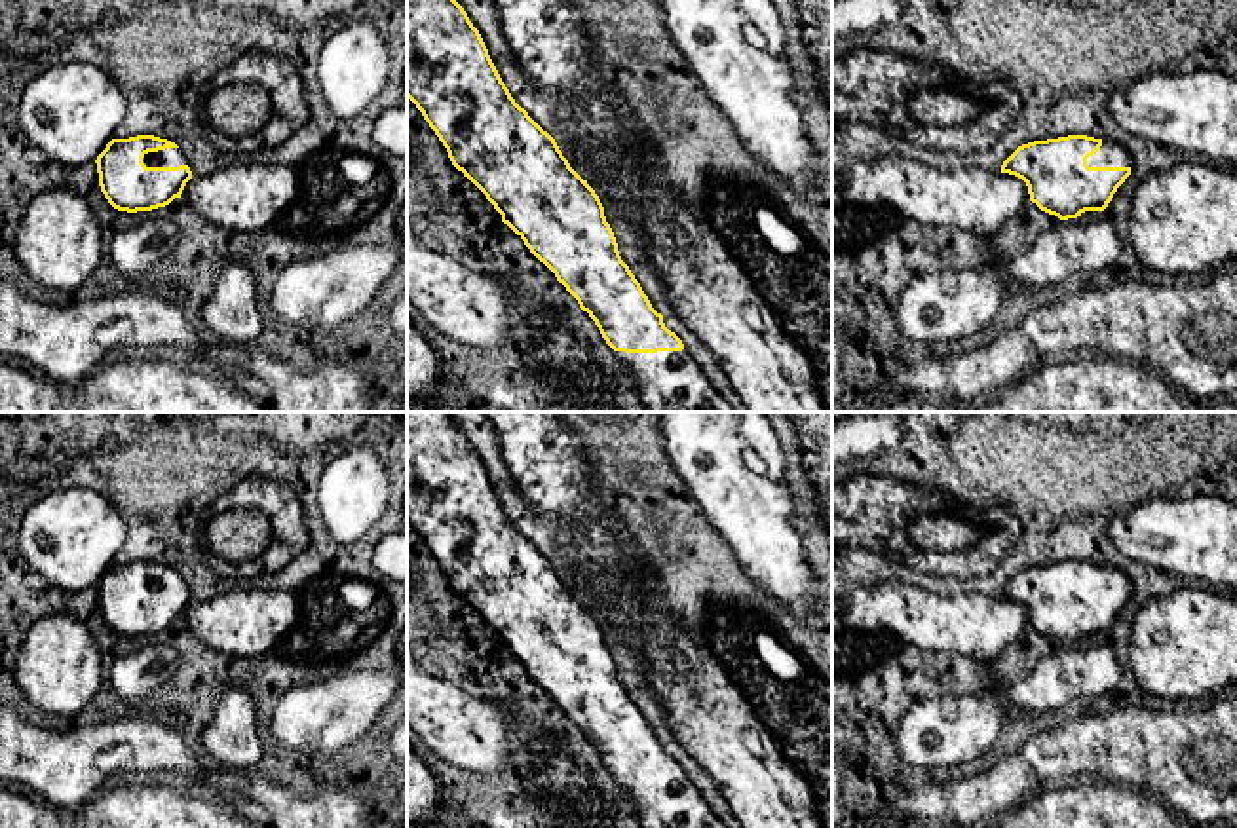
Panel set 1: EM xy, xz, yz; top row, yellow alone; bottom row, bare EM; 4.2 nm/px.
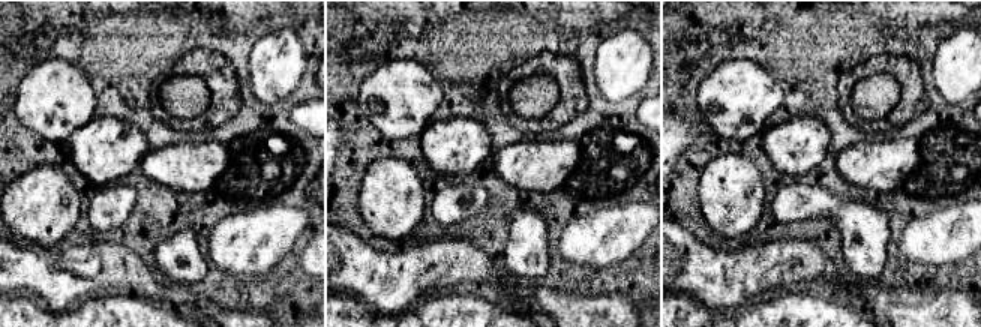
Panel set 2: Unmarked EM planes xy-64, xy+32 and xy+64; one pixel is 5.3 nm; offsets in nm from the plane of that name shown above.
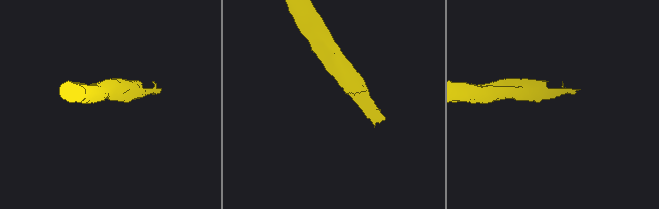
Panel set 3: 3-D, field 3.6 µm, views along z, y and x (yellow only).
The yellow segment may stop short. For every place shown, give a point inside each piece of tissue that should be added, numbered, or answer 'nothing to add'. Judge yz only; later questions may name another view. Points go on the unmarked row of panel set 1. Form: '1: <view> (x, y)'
1: yz (1112, 580)

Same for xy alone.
1: xy (170, 582)

